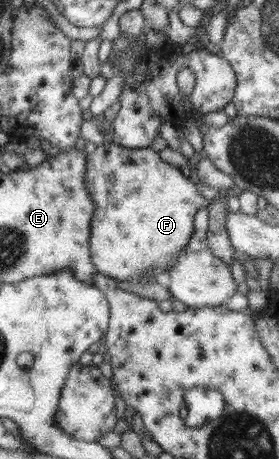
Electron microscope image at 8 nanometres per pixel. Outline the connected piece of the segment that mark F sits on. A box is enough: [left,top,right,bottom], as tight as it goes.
[85,141,208,281]

